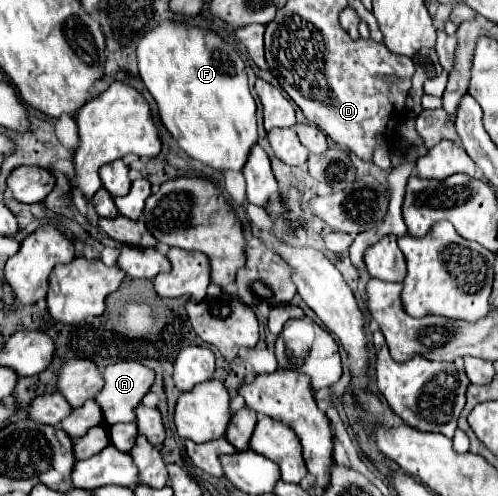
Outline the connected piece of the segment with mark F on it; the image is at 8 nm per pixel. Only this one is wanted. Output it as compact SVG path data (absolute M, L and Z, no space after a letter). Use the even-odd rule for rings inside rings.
M162 21L158 29L146 33L138 43L138 67L146 89L152 93L160 121L170 131L178 147L194 161L200 161L214 171L242 171L246 177L248 203L266 207L270 197L278 197L278 183L270 169L268 155L256 145L256 103L248 91L248 77L244 71L244 59L238 49L224 43L216 33L198 27L186 27L174 21Z

